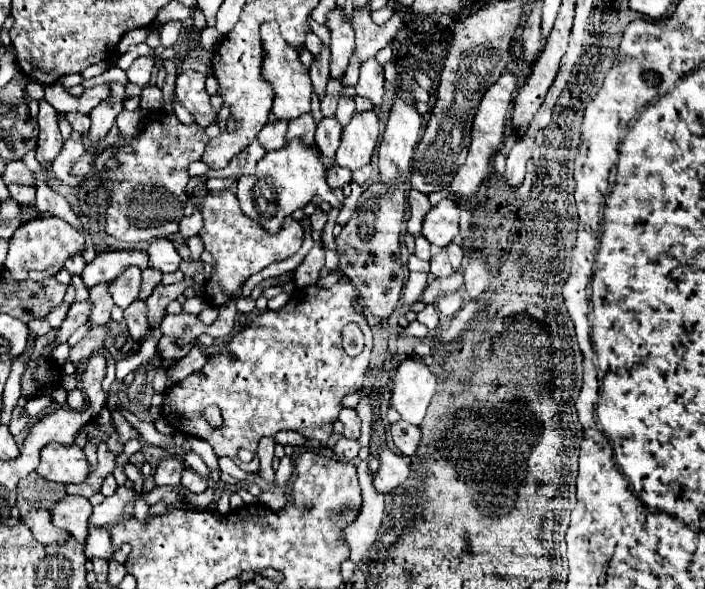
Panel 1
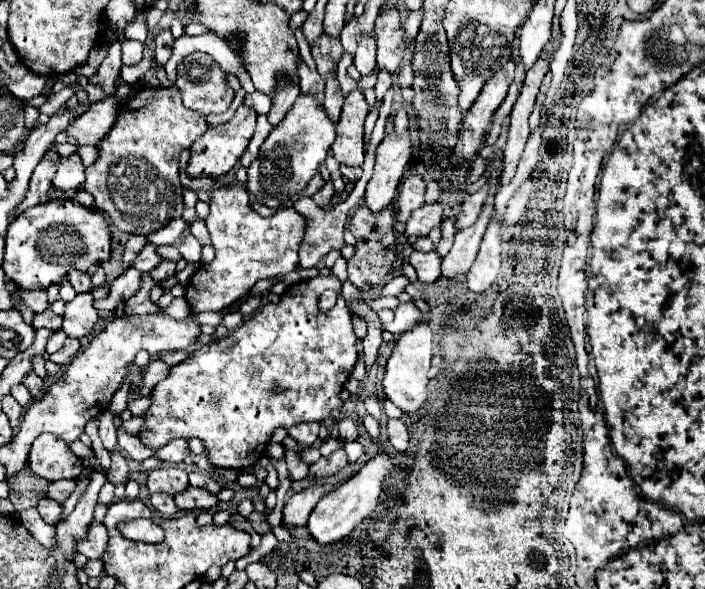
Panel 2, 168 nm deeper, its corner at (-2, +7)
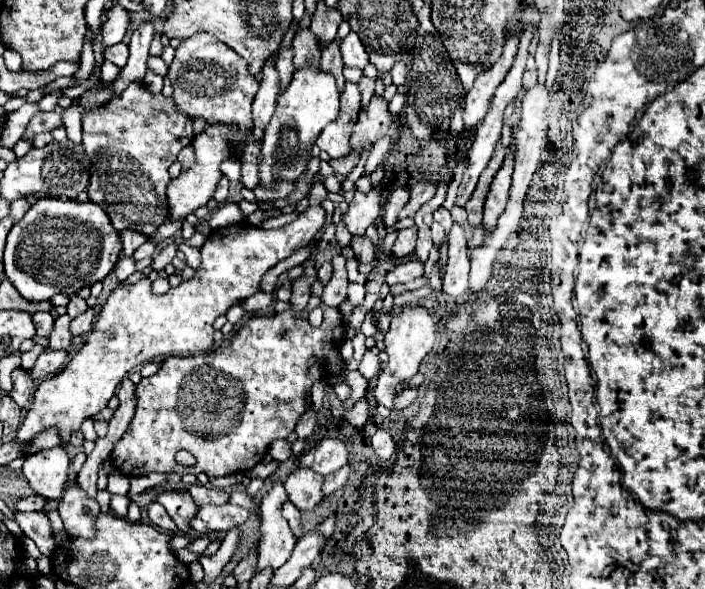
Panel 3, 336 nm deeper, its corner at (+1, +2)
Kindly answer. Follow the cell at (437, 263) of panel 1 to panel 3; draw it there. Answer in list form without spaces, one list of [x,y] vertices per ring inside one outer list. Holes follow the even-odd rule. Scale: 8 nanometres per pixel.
[[[410,259],[406,263],[400,263],[394,271],[386,273],[384,283],[386,285],[396,285],[396,283],[408,283],[424,273],[424,263],[418,259]]]

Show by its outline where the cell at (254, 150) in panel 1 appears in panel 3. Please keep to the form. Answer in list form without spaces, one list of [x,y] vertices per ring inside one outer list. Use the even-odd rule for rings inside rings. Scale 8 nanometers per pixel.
[[[264,63],[262,67],[262,85],[260,91],[254,99],[252,105],[252,115],[254,115],[254,137],[260,139],[264,135],[264,127],[270,121],[274,109],[276,109],[276,97],[280,93],[280,81],[278,81],[278,71],[274,63]]]

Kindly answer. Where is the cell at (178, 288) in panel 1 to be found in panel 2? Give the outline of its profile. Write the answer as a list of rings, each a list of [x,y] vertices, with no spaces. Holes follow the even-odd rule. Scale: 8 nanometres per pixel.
[[[163,260],[163,262],[151,272],[151,278],[153,278],[157,284],[161,284],[163,280],[167,280],[169,276],[175,276],[175,262],[171,262],[171,260]]]

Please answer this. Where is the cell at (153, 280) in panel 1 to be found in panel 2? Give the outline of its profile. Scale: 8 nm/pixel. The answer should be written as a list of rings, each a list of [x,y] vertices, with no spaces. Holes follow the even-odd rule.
[[[135,268],[127,270],[123,276],[119,276],[113,282],[111,292],[109,292],[109,296],[105,300],[95,300],[97,308],[99,310],[117,310],[117,306],[121,302],[135,296],[135,292],[141,288],[141,276],[143,276],[143,272],[137,272]]]

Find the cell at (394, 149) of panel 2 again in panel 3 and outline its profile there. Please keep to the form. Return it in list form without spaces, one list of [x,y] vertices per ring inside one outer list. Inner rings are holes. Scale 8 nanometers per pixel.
[[[382,185],[370,191],[368,195],[356,191],[354,199],[350,201],[348,213],[342,215],[342,221],[352,235],[364,235],[368,225],[376,223],[380,209],[382,209]]]

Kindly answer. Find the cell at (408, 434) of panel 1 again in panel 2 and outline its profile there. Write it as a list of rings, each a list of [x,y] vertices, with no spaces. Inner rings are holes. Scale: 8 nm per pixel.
[[[387,420],[387,434],[389,434],[389,442],[395,446],[395,450],[399,450],[399,452],[407,450],[409,432],[401,420]]]

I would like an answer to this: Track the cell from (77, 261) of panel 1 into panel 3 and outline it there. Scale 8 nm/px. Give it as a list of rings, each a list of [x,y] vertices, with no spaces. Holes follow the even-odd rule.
[[[72,295],[72,297],[70,297],[70,305],[68,305],[66,309],[68,309],[70,317],[74,319],[74,317],[82,315],[82,313],[88,309],[88,305],[86,305],[86,301],[84,301],[82,297],[78,297],[78,295]]]

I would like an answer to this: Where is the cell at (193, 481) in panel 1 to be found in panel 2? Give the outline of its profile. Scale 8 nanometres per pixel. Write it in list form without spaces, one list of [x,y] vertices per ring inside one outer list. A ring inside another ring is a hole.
[[[189,472],[189,484],[191,484],[191,486],[205,488],[205,490],[209,490],[211,494],[217,494],[217,492],[221,490],[221,484],[219,484],[213,476],[209,476],[209,474],[205,474],[205,472]]]

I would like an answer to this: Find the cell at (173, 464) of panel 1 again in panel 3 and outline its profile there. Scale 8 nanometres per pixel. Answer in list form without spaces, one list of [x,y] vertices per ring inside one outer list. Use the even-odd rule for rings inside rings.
[[[164,491],[158,495],[158,503],[162,503],[168,515],[174,519],[178,529],[188,535],[192,531],[190,523],[198,513],[198,505],[192,501],[190,493],[186,491]]]

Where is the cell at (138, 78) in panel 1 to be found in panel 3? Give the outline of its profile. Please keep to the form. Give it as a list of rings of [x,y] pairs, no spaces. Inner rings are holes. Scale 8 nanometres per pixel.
[[[116,43],[116,45],[110,45],[104,49],[104,59],[106,61],[112,61],[114,65],[118,67],[124,67],[126,61],[128,61],[128,45],[126,43]]]

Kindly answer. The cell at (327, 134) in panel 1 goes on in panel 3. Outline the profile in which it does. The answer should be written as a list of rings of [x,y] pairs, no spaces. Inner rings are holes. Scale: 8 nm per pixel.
[[[340,39],[330,41],[330,45],[324,45],[322,49],[322,59],[320,59],[320,69],[322,71],[330,71],[336,77],[336,85],[342,91],[344,87],[344,77],[342,77],[342,53],[340,53]]]

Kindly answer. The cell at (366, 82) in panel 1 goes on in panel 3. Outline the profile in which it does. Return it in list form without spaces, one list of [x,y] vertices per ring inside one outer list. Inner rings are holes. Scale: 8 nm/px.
[[[350,31],[346,39],[342,39],[340,51],[342,51],[346,67],[360,67],[360,69],[364,69],[368,65],[368,53],[364,51],[364,45],[362,45],[360,37],[354,31]]]

